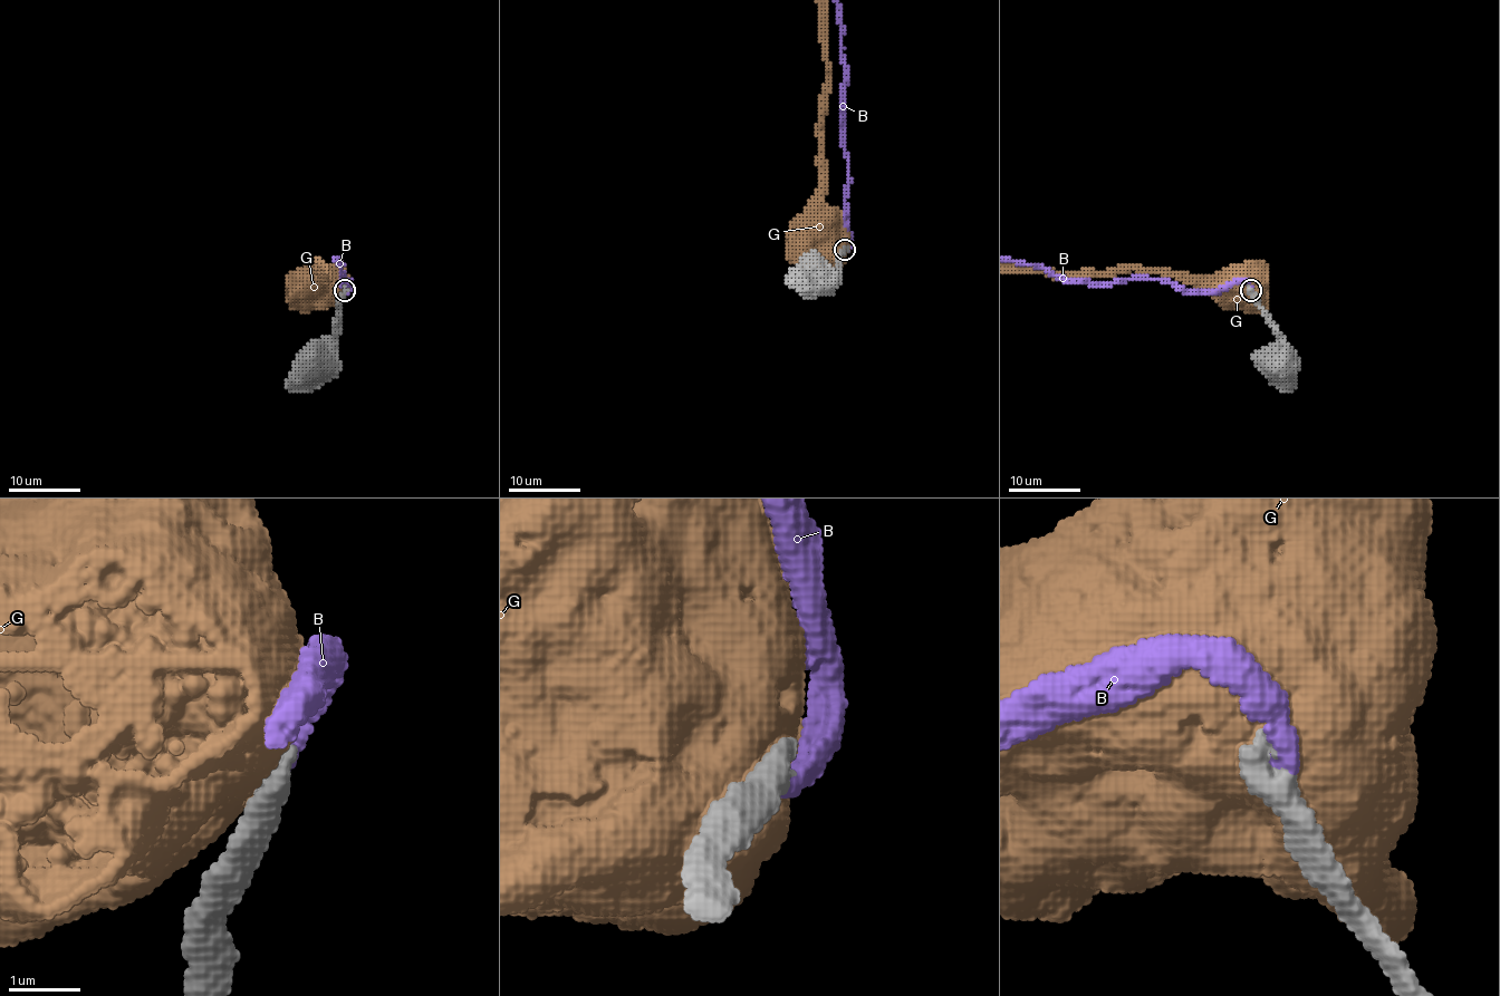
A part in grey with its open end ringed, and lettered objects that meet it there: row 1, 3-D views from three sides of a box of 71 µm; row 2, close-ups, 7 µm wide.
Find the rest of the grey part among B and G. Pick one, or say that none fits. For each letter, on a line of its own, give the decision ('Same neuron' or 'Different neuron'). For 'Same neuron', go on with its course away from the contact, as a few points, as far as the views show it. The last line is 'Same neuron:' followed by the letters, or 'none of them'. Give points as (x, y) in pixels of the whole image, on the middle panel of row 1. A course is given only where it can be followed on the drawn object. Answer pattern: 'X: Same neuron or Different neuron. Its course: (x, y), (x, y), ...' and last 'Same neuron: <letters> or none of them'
B: Same neuron
G: Different neuron
Same neuron: B

